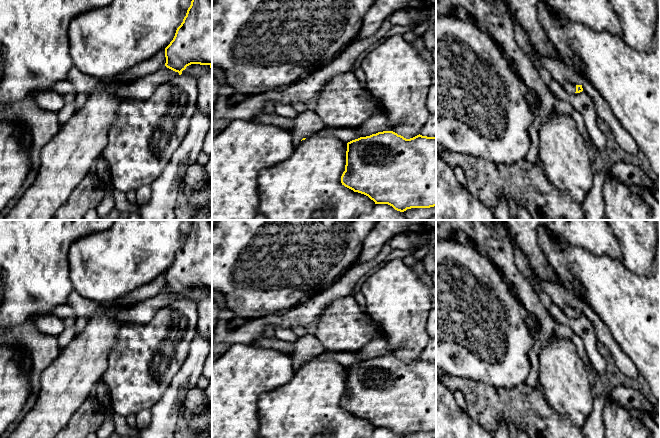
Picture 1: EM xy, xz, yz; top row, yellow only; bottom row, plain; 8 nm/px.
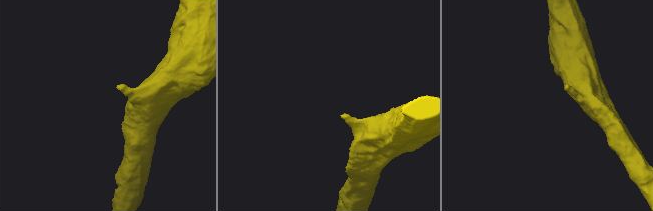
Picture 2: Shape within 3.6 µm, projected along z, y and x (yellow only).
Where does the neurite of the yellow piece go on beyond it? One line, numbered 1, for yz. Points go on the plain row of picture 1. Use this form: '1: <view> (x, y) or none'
1: yz (570, 312)

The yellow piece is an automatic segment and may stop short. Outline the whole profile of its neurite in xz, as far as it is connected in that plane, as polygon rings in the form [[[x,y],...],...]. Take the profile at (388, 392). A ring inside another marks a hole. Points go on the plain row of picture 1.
[[[393,355],[360,361],[347,367],[345,395],[341,400],[345,411],[368,420],[375,428],[388,428],[404,436],[411,432],[436,430],[436,360],[417,359],[406,363]]]

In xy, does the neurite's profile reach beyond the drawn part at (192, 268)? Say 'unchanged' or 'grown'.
unchanged

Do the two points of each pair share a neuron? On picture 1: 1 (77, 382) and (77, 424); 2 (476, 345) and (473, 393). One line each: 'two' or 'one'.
1: two
2: two

